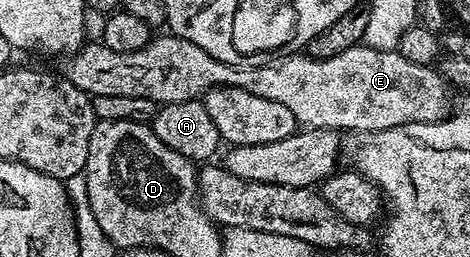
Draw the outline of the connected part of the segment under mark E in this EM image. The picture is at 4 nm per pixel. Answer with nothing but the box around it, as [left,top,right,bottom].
[66,36,448,132]

